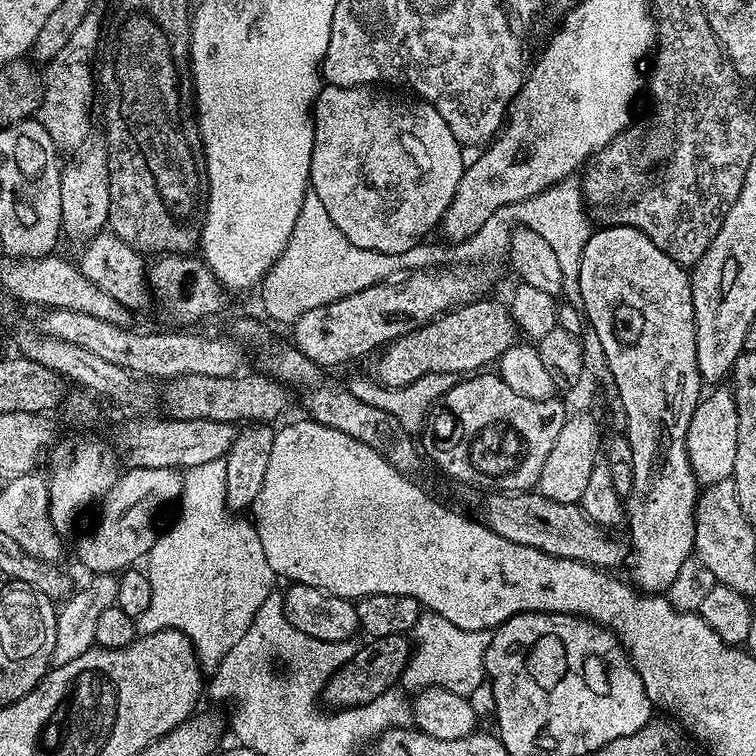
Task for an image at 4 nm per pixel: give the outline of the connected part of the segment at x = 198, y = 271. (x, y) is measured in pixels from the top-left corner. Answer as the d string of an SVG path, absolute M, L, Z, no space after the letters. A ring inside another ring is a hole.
M169 252L157 255L153 260L156 261L153 264L151 261L146 268L151 295L160 299L161 306L180 323L177 325L196 326L199 320L223 310L226 289L203 259L192 254Z

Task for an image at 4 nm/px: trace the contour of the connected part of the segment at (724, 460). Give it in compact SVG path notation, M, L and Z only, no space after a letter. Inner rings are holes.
M716 386L712 396L705 395L696 405L694 414L690 418L686 446L692 473L696 475L701 485L707 486L727 480L733 475L734 462L737 457L738 445L738 406L736 394L731 387Z

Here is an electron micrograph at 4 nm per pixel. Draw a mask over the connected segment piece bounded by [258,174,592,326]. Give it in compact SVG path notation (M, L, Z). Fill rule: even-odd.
M574 174L560 180L554 186L548 187L530 199L510 203L506 208L494 210L494 214L490 218L486 218L486 222L482 222L482 226L478 226L476 233L470 238L459 241L455 246L448 246L445 252L440 248L435 248L432 244L427 244L428 242L415 244L413 248L402 254L386 254L385 252L375 252L354 246L348 241L346 234L342 234L342 230L338 230L338 226L334 226L334 222L330 222L330 214L326 214L326 206L322 206L322 198L318 198L316 192L309 190L302 198L302 210L298 210L298 222L294 222L294 234L290 234L290 242L286 242L286 250L282 250L282 254L276 259L274 266L265 274L262 283L259 285L258 293L260 292L260 300L264 303L265 314L280 324L291 326L300 317L300 313L306 310L314 310L318 306L338 302L338 298L358 294L358 290L366 290L378 282L391 280L393 276L401 272L410 272L414 268L435 268L443 265L445 261L472 262L468 260L496 260L499 256L507 257L514 226L523 226L534 230L546 239L550 245L550 250L557 256L558 266L561 267L563 288L561 297L563 301L579 310L583 309L584 303L579 288L582 251L585 250L586 242L591 236L592 224L584 202L581 179Z

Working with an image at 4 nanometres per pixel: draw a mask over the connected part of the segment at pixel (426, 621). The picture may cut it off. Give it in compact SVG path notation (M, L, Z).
M425 611L421 615L420 621L416 623L414 651L411 653L411 660L408 661L403 674L399 678L399 687L408 694L415 694L426 688L445 688L459 696L471 697L472 692L479 690L480 683L485 683L484 659L491 640L491 631L471 632L470 630L462 630L458 626L454 626L454 622L448 622L446 618L439 616L437 612Z

